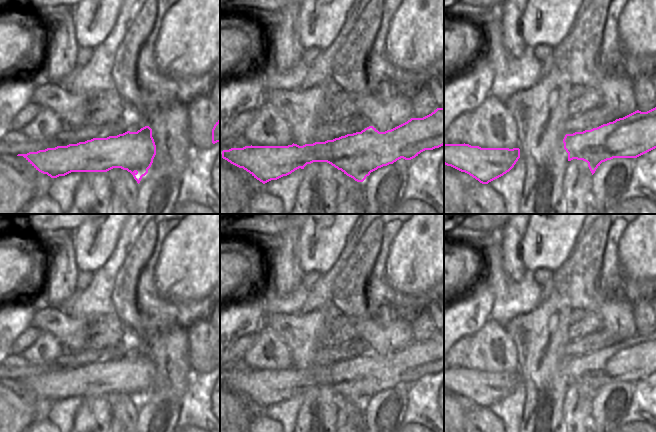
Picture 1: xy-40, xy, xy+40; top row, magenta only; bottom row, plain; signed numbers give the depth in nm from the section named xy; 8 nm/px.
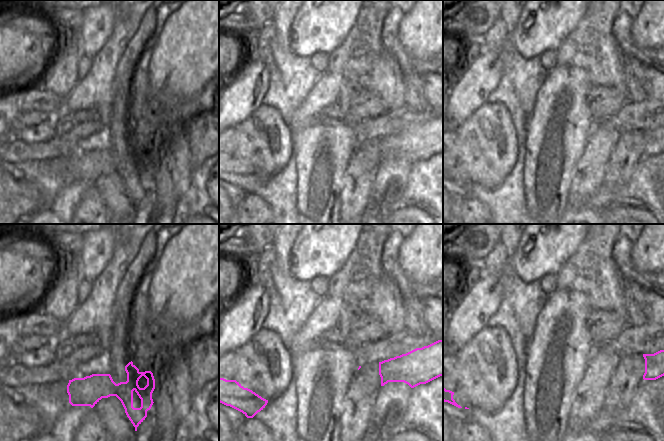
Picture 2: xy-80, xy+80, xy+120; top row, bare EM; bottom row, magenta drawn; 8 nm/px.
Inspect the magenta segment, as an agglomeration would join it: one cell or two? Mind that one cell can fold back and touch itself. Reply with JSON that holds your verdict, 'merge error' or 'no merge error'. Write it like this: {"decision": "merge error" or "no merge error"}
{"decision": "no merge error"}

